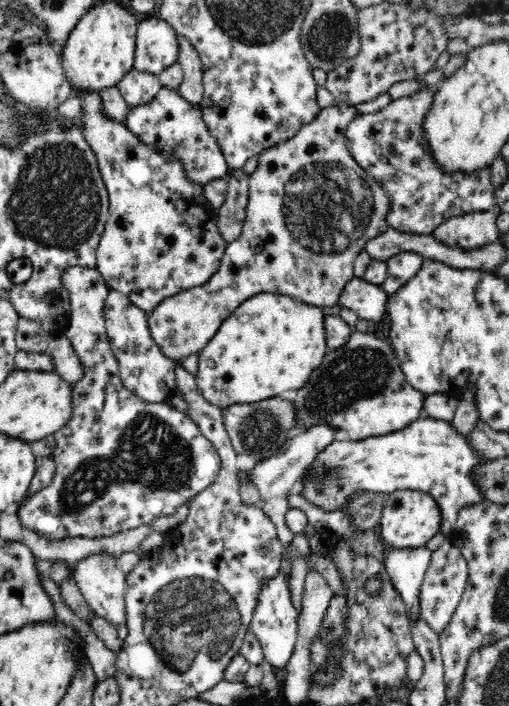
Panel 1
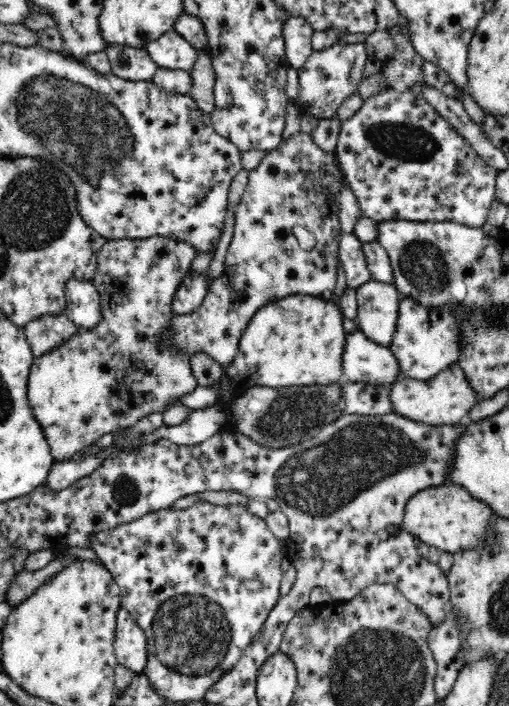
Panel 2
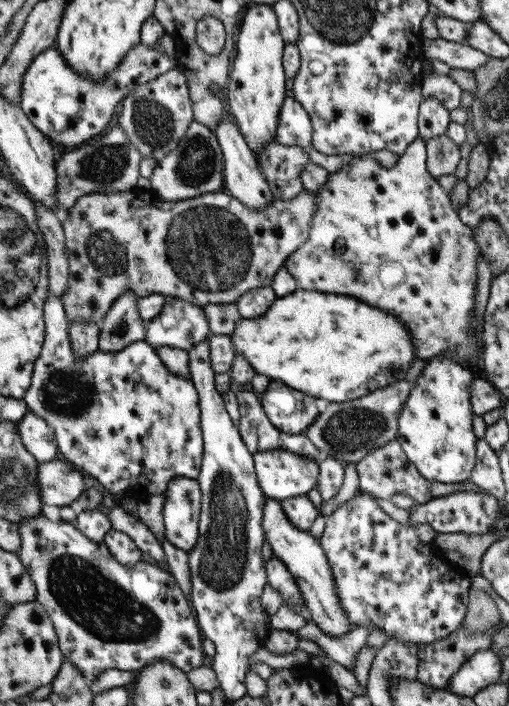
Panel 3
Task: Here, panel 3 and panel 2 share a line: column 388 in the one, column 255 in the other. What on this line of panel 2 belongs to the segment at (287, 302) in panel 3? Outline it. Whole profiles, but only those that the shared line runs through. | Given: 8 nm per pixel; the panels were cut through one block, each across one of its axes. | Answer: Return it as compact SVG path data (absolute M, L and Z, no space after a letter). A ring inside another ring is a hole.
M289 295L284 299L274 301L263 308L250 319L247 329L240 339L236 360L225 368L224 378L214 385L216 389L229 378L236 392L241 394L252 385L268 386L270 388L289 387L300 384L326 384L326 382L341 381L343 375L344 345L347 333L342 325L343 313L334 302L326 301L311 295Z

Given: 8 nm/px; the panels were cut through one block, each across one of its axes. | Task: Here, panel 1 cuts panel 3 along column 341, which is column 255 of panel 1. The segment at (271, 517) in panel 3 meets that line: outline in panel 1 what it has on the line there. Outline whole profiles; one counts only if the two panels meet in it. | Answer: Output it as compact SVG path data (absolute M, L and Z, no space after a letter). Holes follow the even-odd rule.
M280 572L280 574L274 574L268 584L264 584L264 590L260 592L260 598L252 616L252 624L250 624L250 632L260 641L265 660L274 671L278 668L285 669L294 654L296 638L298 638L298 615L291 603L288 579L283 578Z

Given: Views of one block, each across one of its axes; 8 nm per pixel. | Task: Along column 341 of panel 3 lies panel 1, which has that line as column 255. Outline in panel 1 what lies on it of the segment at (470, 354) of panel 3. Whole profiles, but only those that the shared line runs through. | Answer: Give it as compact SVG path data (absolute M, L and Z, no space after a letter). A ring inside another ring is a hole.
M354 105L326 107L290 140L279 142L259 154L257 167L249 174L249 197L242 233L237 240L227 244L220 269L206 284L165 299L148 313L151 339L166 359L179 364L190 354L198 355L234 310L262 292L290 296L319 308L340 304L344 286L354 278L356 256L368 240L389 229L385 224L388 197L379 182L357 166L346 144L346 130L354 117Z

